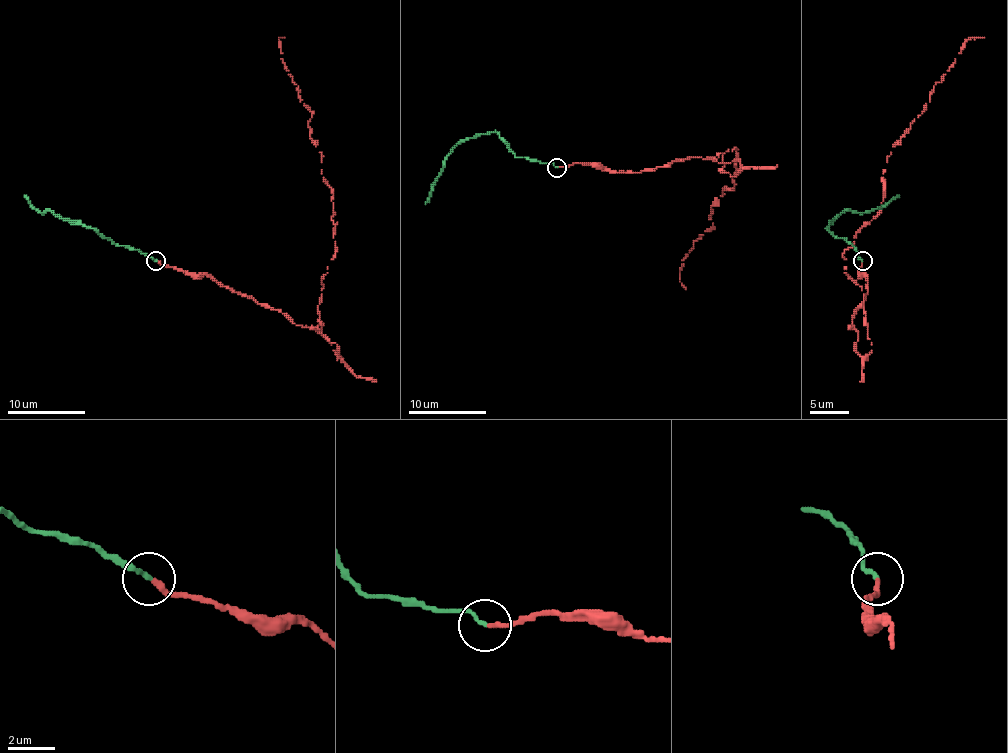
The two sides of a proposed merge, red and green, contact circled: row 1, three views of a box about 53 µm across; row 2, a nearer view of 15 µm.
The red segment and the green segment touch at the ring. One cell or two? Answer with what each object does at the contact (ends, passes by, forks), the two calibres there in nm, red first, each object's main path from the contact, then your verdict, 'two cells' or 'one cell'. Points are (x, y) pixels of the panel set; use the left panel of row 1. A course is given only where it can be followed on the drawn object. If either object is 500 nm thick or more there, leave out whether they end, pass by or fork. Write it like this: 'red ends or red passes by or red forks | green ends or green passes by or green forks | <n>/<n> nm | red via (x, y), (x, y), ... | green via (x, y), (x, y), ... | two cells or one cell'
red ends | green ends | 240/200 nm | red via (156, 261), (279, 310), (339, 356), (318, 306), (335, 251), (333, 189), (281, 59), (285, 37) | green via (156, 261), (137, 249), (115, 245), (94, 228), (59, 218), (51, 210), (42, 212), (24, 195) | one cell

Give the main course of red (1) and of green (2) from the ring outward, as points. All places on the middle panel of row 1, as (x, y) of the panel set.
1: (557, 167), (697, 157), (738, 161), (734, 176), (719, 169), (736, 149), (734, 188), (682, 260), (686, 289)
2: (557, 167), (516, 157), (495, 132), (478, 134), (460, 141), (452, 149), (425, 204)

